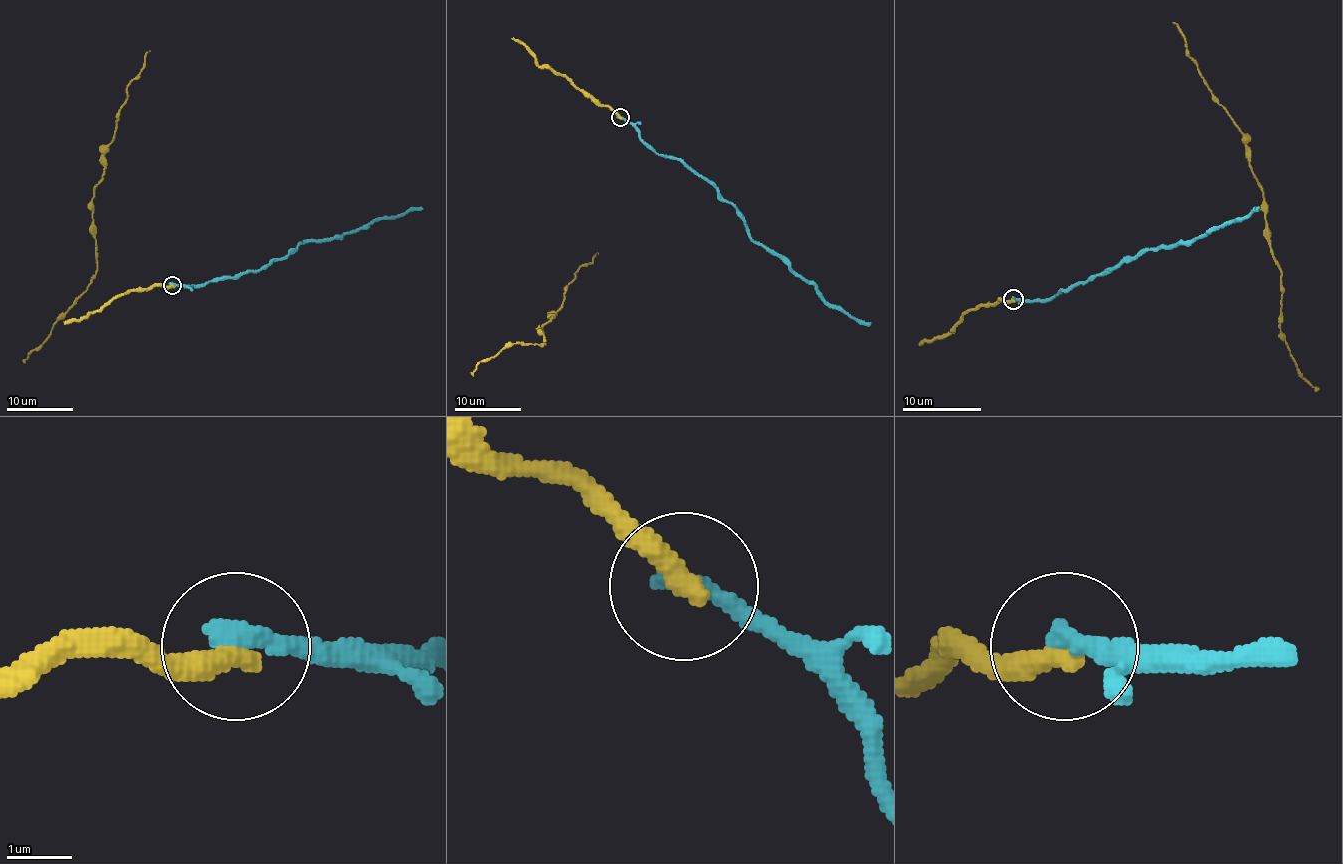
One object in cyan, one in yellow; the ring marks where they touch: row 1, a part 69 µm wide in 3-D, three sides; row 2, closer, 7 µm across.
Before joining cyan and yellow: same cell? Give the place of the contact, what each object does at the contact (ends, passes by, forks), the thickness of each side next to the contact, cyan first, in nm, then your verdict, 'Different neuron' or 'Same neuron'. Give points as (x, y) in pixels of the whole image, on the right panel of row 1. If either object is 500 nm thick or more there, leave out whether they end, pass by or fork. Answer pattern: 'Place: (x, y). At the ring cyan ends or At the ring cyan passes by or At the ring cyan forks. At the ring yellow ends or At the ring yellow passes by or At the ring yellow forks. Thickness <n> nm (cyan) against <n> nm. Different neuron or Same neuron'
Place: (1013, 299). At the ring cyan ends. At the ring yellow ends. Thickness 360 nm (cyan) against 400 nm. Same neuron

